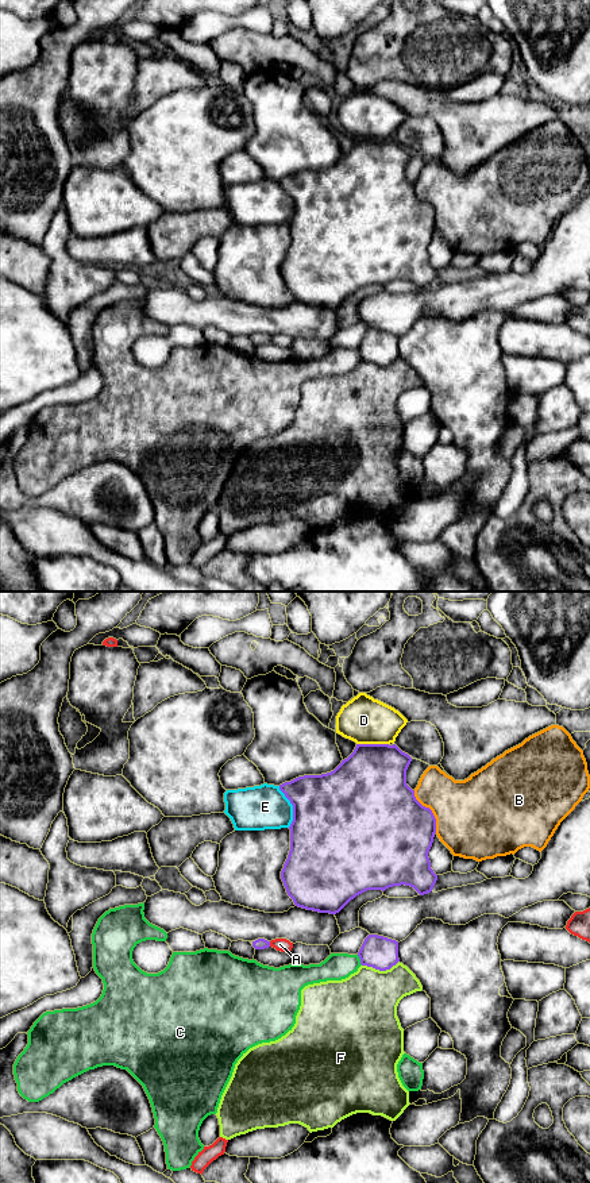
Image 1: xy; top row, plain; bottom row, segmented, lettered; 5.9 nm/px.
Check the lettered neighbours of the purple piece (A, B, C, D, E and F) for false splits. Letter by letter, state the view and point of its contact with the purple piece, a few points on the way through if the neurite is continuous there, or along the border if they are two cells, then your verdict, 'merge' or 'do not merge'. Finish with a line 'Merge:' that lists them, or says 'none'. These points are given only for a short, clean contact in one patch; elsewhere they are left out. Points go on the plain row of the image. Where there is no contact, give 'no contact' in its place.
A: xy (269, 339) | do not merge
B: xy (431, 205) | do not merge
C: xy (361, 355) | do not merge
D: xy (373, 139) | do not merge
E: xy (293, 201) | do not merge
F: xy (380, 365) | do not merge
Merge: none

